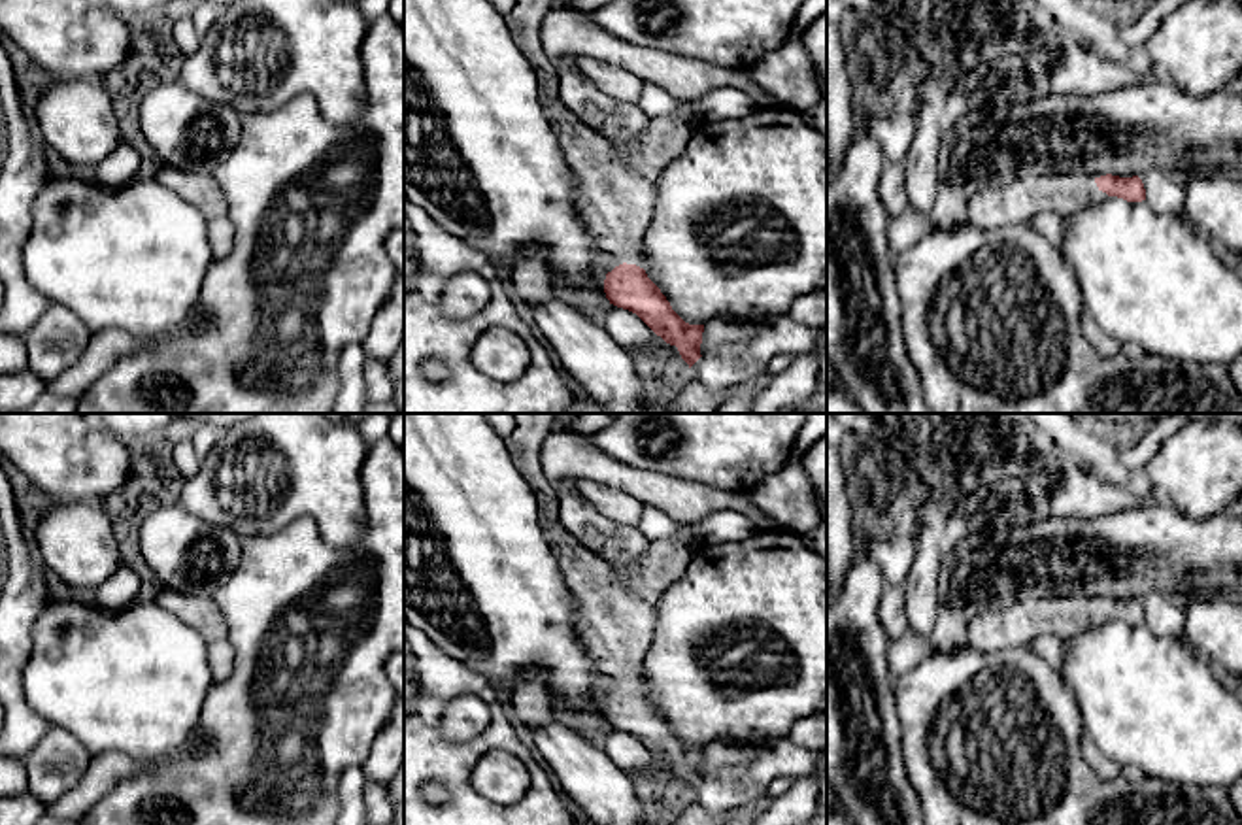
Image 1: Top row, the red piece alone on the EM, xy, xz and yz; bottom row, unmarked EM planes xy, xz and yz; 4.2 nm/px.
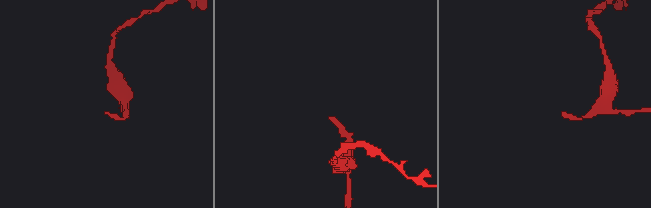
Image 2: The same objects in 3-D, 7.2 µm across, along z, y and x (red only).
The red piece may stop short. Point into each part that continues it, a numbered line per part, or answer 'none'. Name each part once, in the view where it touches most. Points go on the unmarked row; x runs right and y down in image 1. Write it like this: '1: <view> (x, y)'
1: yz (1061, 616)

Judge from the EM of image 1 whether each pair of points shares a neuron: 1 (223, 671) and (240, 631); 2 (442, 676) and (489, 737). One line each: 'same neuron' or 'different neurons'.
1: different neurons
2: same neuron

